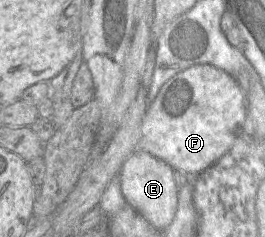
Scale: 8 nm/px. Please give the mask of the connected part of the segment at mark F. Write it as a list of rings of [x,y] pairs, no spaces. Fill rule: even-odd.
[[[194,65],[170,78],[149,104],[141,125],[138,148],[150,153],[190,177],[216,163],[244,132],[247,97],[239,83],[227,72],[212,65]]]

